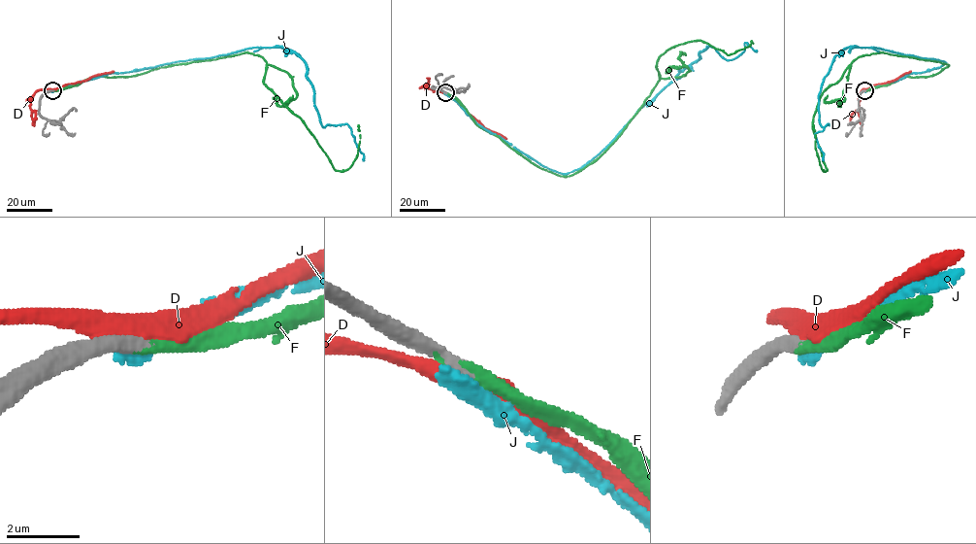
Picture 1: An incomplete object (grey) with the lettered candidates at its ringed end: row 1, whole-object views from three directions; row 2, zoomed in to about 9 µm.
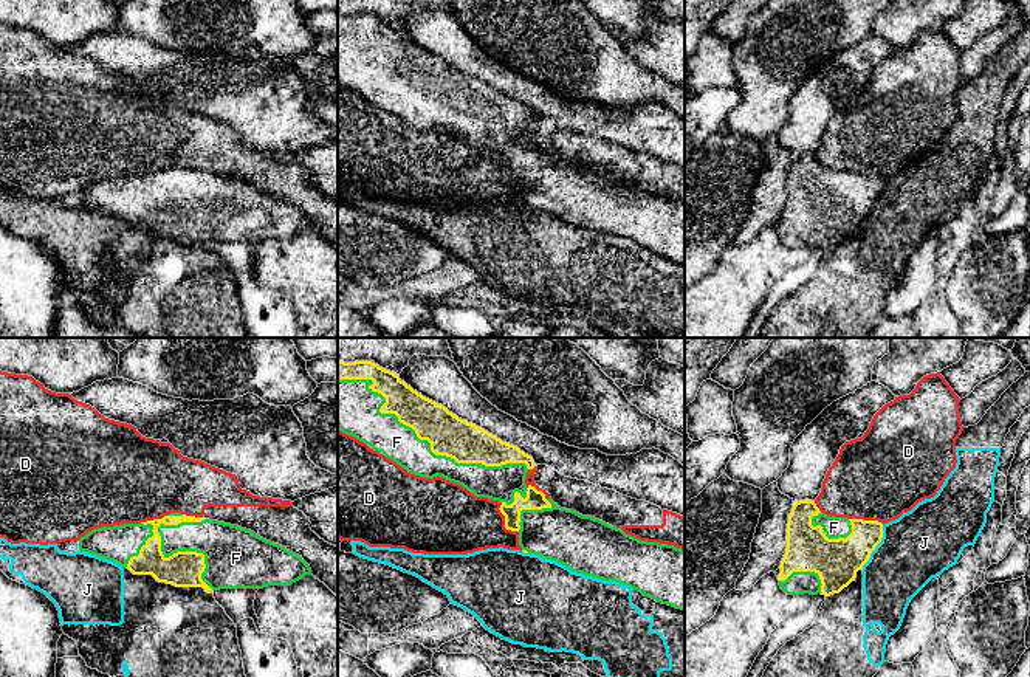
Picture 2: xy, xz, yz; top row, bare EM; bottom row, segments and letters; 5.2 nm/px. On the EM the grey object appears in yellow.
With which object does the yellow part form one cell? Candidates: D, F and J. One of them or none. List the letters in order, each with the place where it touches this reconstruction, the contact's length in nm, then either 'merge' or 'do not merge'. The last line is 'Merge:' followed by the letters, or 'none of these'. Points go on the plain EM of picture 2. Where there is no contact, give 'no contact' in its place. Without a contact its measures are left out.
D: meets yellow in xz at (505, 174); contact 180 nm long; do not merge
F: meets yellow in xz at (422, 92); contact 1100 nm long; merge
J: meets yellow in yz at (875, 199); contact 260 nm long; do not merge
Merge: F

